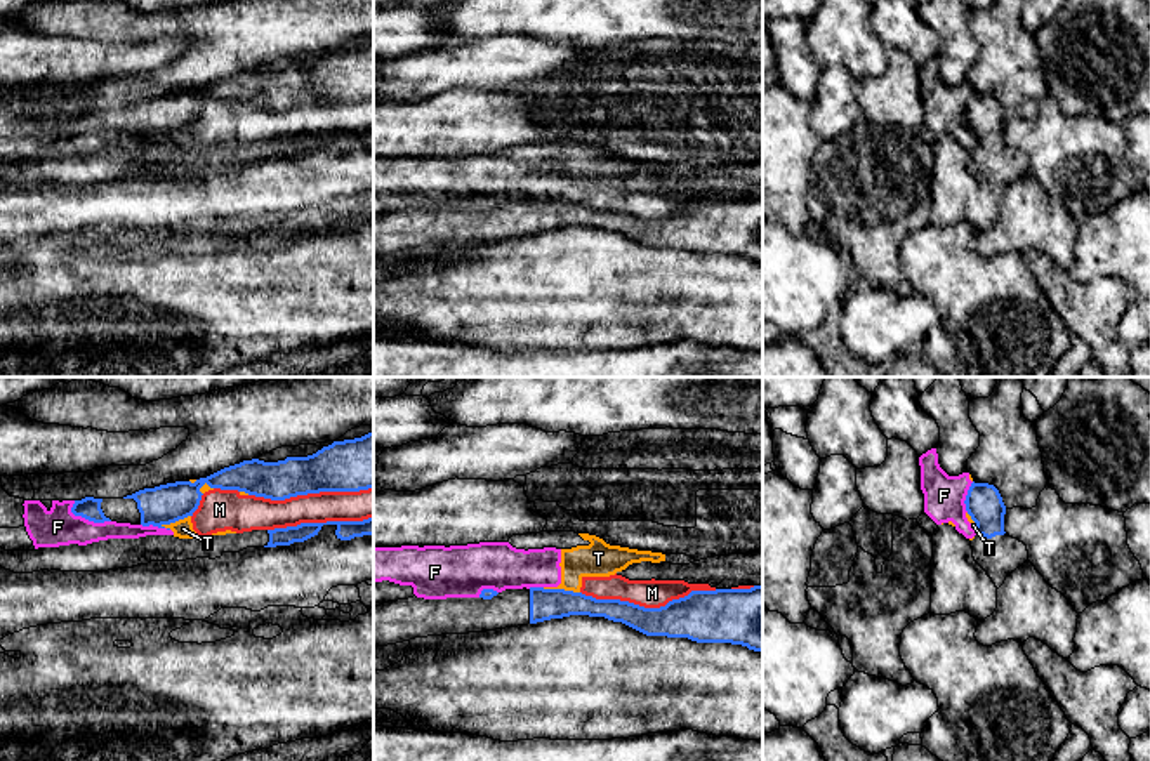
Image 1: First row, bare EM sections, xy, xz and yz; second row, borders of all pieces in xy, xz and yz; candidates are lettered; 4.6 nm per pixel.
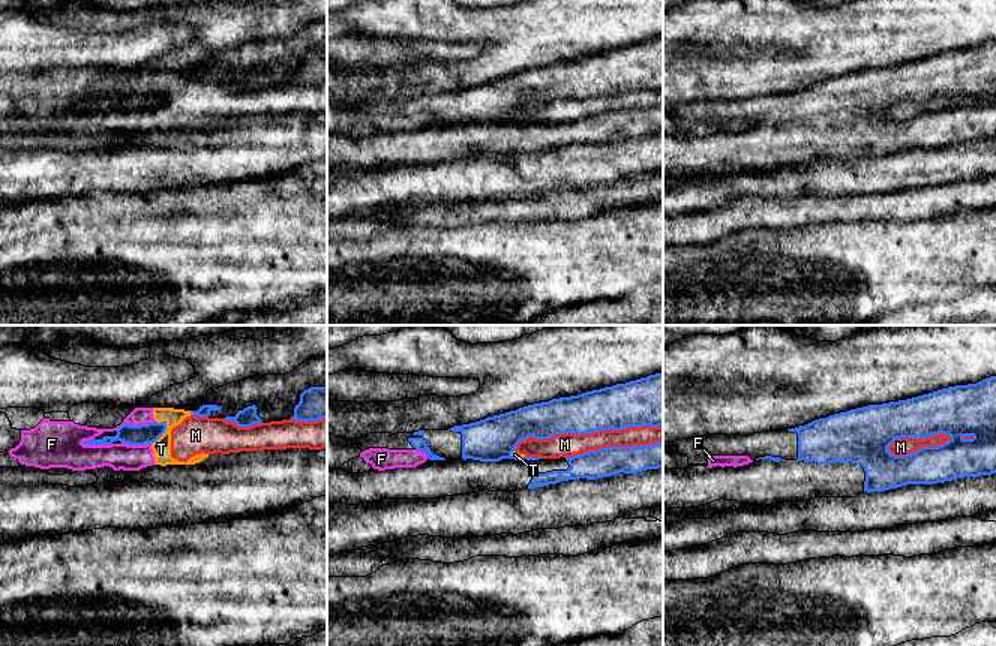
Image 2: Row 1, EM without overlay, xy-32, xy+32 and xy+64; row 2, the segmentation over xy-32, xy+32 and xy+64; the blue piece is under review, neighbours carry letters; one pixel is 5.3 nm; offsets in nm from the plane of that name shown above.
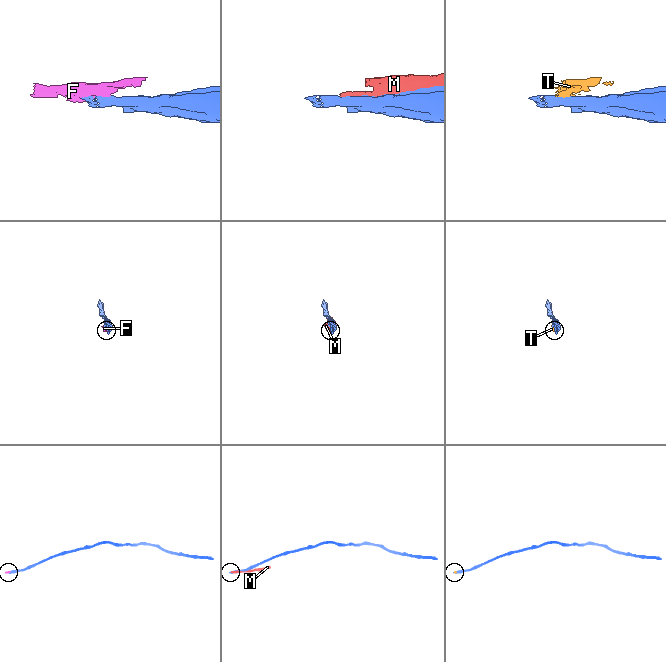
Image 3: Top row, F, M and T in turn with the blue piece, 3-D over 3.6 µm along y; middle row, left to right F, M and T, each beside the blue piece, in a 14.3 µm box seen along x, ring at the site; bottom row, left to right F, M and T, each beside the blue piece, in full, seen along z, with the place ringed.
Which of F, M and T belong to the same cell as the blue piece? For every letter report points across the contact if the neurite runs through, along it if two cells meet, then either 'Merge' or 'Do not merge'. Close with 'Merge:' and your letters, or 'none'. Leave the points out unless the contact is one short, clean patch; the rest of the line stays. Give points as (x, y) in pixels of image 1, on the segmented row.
F: Do not merge
M: Do not merge
T: Boundary: xy (190, 515), (160, 525). Do not merge
Merge: none

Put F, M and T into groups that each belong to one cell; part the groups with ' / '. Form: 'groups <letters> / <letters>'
groups F M T

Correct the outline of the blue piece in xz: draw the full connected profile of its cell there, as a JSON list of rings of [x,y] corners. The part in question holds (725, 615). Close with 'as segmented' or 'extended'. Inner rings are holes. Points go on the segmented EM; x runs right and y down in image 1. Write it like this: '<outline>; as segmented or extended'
[[[763,586],[691,591],[660,608],[544,587],[502,592],[483,589],[478,598],[413,596],[373,608],[373,646],[441,634],[486,632],[570,615],[605,617],[646,636],[731,643],[763,652]]]; extended

